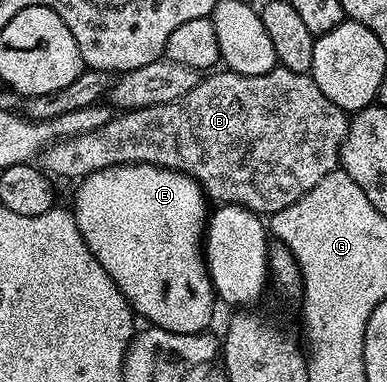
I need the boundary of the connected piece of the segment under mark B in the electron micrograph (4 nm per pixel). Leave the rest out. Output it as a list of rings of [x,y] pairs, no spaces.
[[[278,64],[261,76],[235,74],[229,69],[224,69],[222,71],[223,74],[215,73],[219,72],[211,72],[206,76],[200,77],[197,88],[193,88],[193,92],[185,92],[185,96],[181,96],[181,100],[169,100],[169,104],[153,104],[149,108],[125,110],[116,113],[105,124],[101,124],[101,128],[93,128],[93,132],[81,132],[79,136],[60,138],[52,142],[41,155],[42,169],[56,179],[59,177],[82,180],[93,172],[101,172],[105,168],[124,166],[125,164],[160,166],[161,168],[176,170],[182,174],[188,174],[202,188],[204,195],[212,203],[244,206],[246,210],[252,210],[253,213],[260,216],[270,216],[281,212],[281,208],[289,208],[289,204],[301,200],[301,196],[305,196],[305,192],[309,192],[309,188],[313,188],[319,181],[325,180],[325,176],[329,176],[329,172],[340,169],[339,153],[341,152],[341,144],[347,135],[349,114],[348,111],[337,108],[337,104],[333,104],[333,100],[329,100],[329,96],[325,96],[325,92],[321,92],[321,88],[317,88],[317,84],[310,74],[293,72],[289,68]]]

